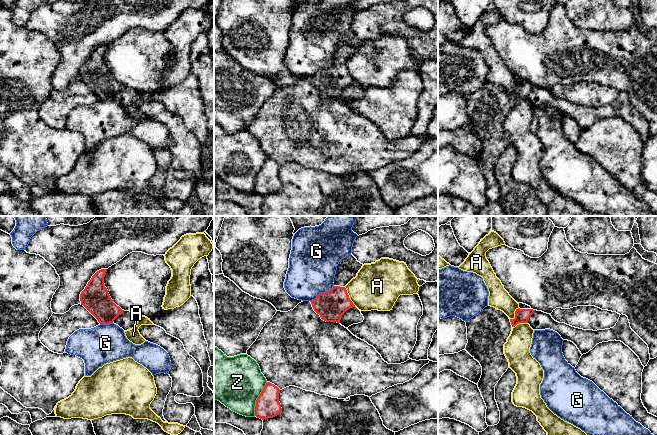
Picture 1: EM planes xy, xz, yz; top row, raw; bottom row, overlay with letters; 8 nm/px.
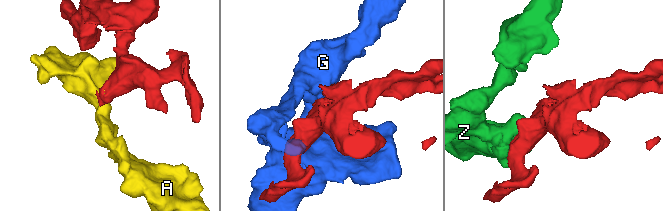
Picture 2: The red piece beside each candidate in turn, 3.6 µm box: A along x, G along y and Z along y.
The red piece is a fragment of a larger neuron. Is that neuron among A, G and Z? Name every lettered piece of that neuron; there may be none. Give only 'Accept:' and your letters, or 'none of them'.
Accept: none of them

